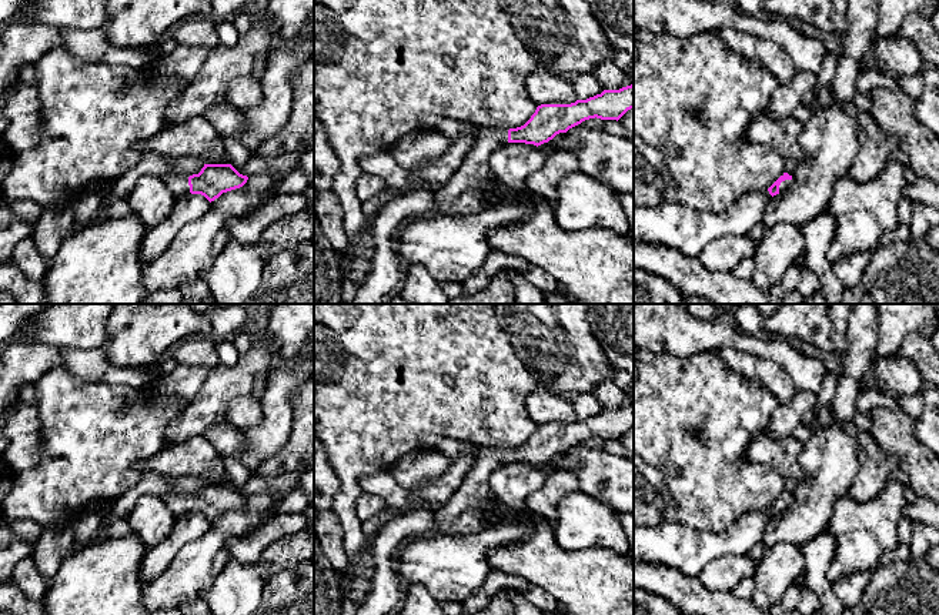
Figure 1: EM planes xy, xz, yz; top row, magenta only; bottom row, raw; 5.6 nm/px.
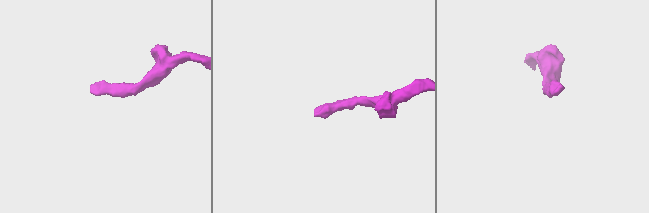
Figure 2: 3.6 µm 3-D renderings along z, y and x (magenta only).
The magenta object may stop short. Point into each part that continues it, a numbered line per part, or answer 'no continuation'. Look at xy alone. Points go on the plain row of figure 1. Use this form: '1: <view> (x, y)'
1: xy (177, 504)

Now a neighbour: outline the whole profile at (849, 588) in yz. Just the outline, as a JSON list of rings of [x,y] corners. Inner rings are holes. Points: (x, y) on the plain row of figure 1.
[[[862,571],[858,574],[846,575],[832,585],[833,585],[833,591],[839,596],[841,602],[846,608],[852,608],[862,598],[871,579],[872,579],[872,571]]]

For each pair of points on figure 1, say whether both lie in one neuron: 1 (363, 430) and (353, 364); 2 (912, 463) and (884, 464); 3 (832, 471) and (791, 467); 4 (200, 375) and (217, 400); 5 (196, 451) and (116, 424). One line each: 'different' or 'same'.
1: same
2: different
3: different
4: different
5: different

